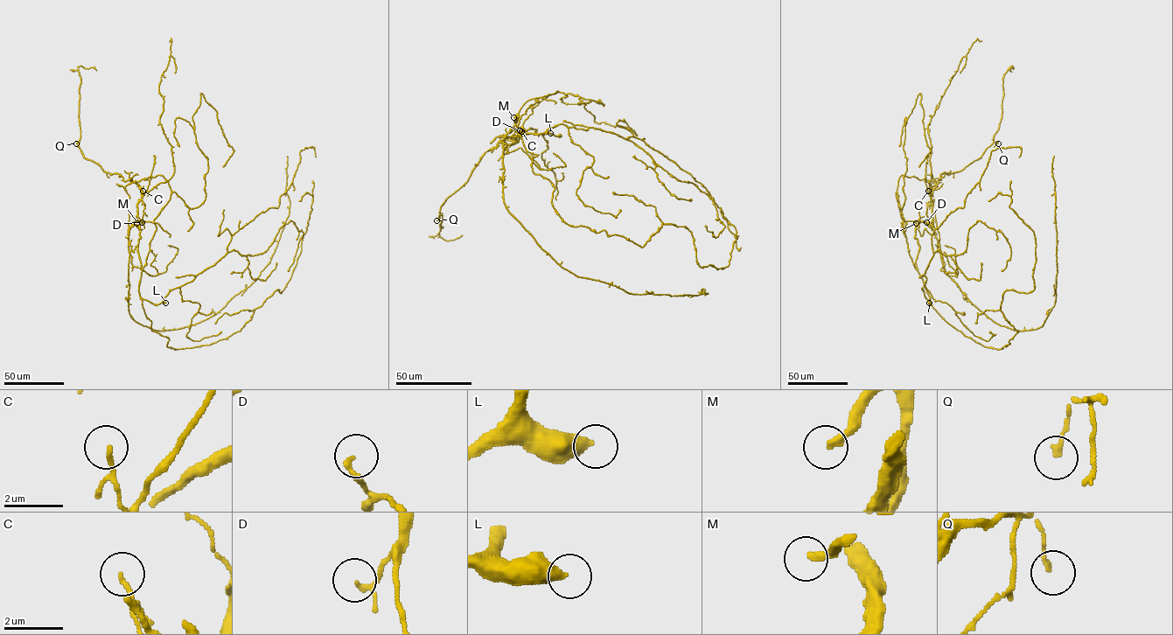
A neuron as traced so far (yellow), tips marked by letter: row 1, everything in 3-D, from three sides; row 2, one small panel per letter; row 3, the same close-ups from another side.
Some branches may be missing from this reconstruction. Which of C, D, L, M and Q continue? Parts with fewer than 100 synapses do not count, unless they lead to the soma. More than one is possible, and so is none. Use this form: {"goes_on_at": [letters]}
{"goes_on_at": ["M"]}

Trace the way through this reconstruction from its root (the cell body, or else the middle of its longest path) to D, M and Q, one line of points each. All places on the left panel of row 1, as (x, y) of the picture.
D: (138, 255), (139, 224), (135, 222), (131, 226), (137, 213), (137, 204), (141, 200), (144, 206), (142, 222)
M: (138, 255), (140, 220), (136, 223)
Q: (138, 255), (139, 224), (135, 222), (131, 226), (142, 196), (141, 187), (86, 159), (79, 142), (76, 143)

